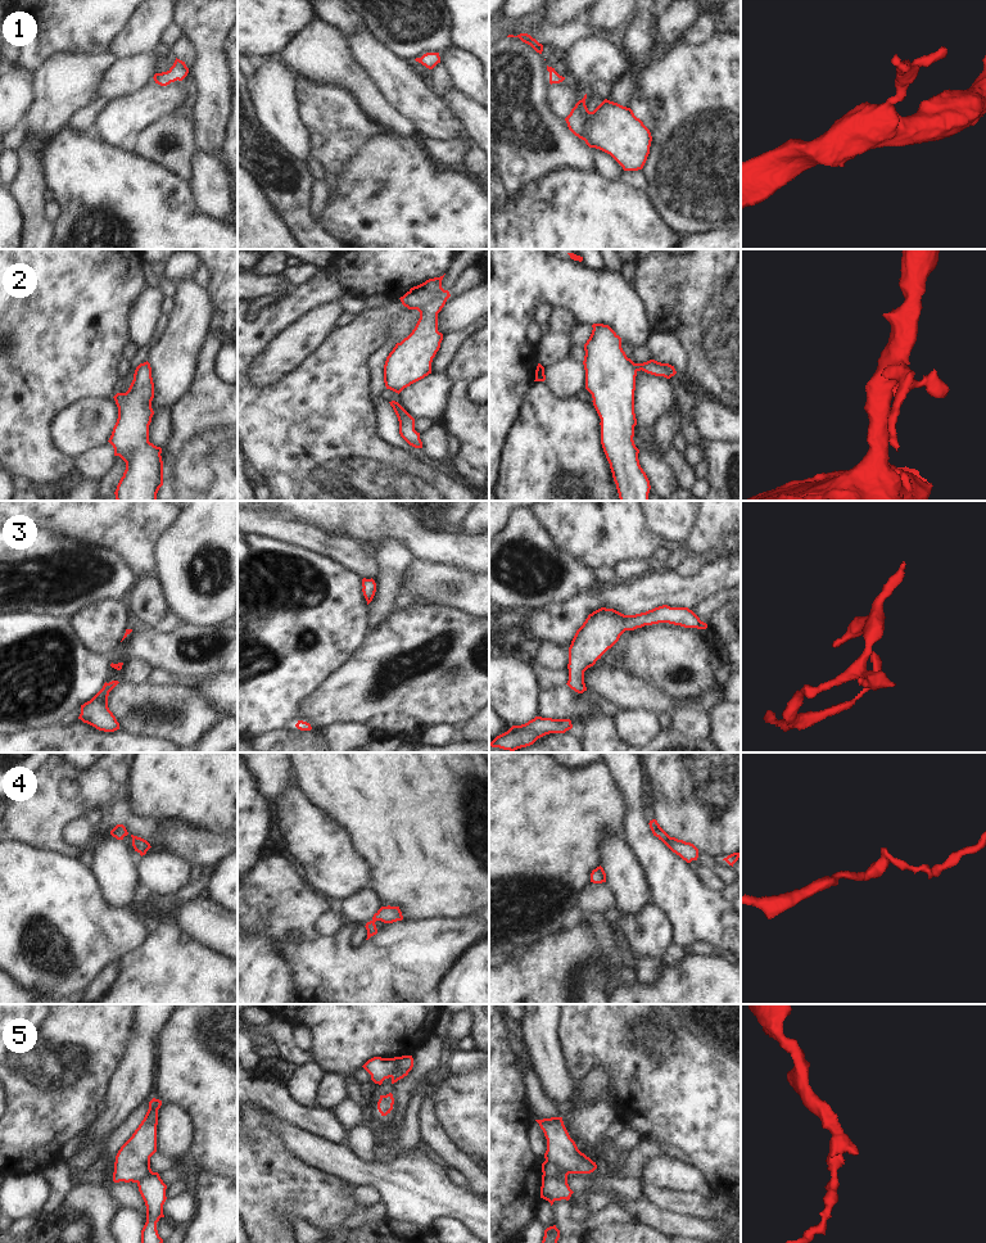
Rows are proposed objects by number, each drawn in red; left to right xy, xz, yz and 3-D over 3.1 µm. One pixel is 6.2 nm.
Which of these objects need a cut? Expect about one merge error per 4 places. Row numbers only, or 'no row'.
5

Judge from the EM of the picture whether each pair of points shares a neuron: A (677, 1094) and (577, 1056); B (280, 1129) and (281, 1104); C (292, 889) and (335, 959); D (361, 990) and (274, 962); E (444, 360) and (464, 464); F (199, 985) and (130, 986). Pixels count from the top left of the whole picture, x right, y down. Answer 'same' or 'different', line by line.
A: same
B: different
C: same
D: different
E: different
F: same

